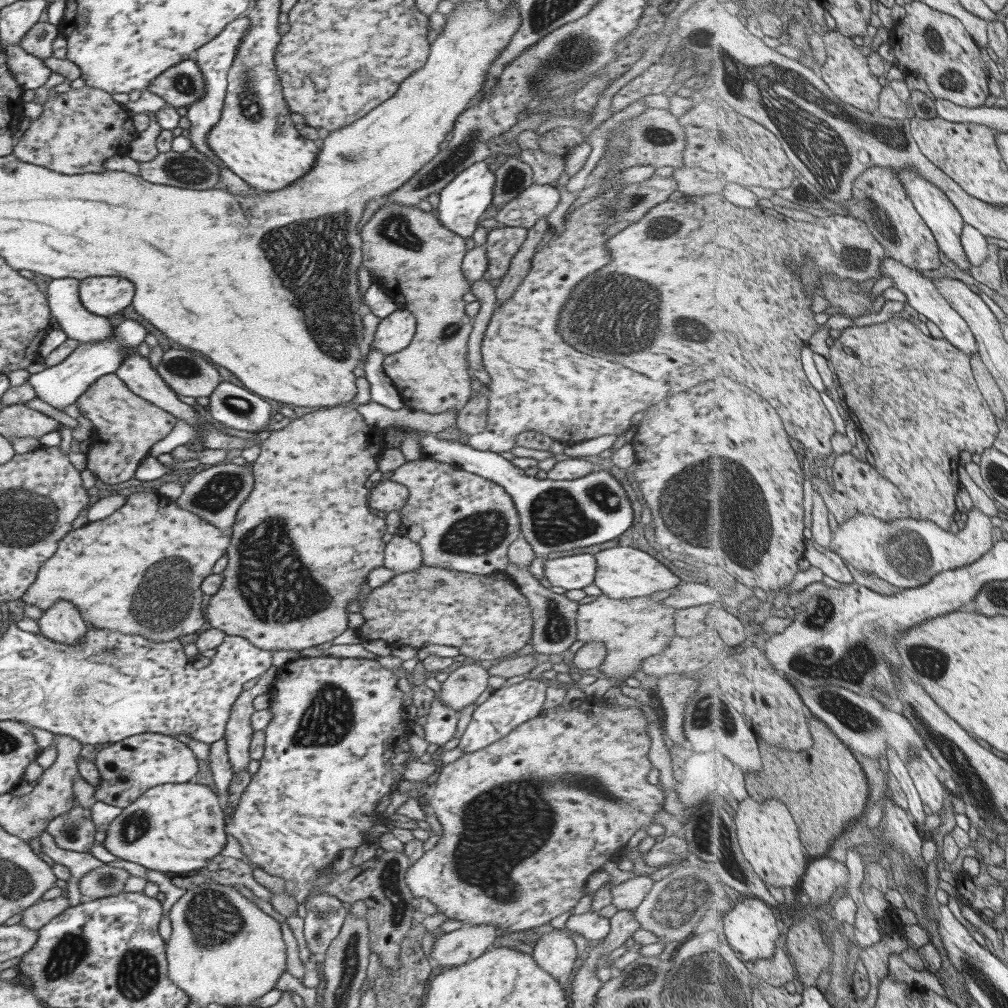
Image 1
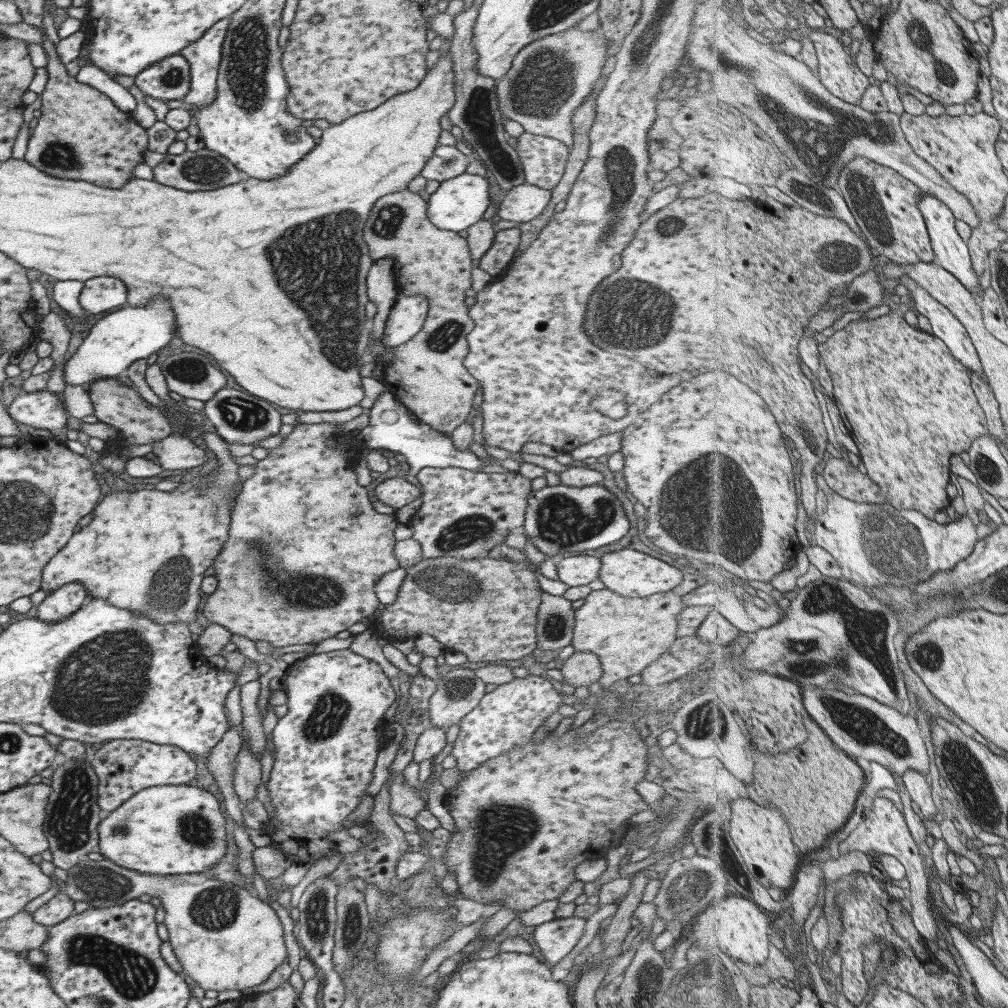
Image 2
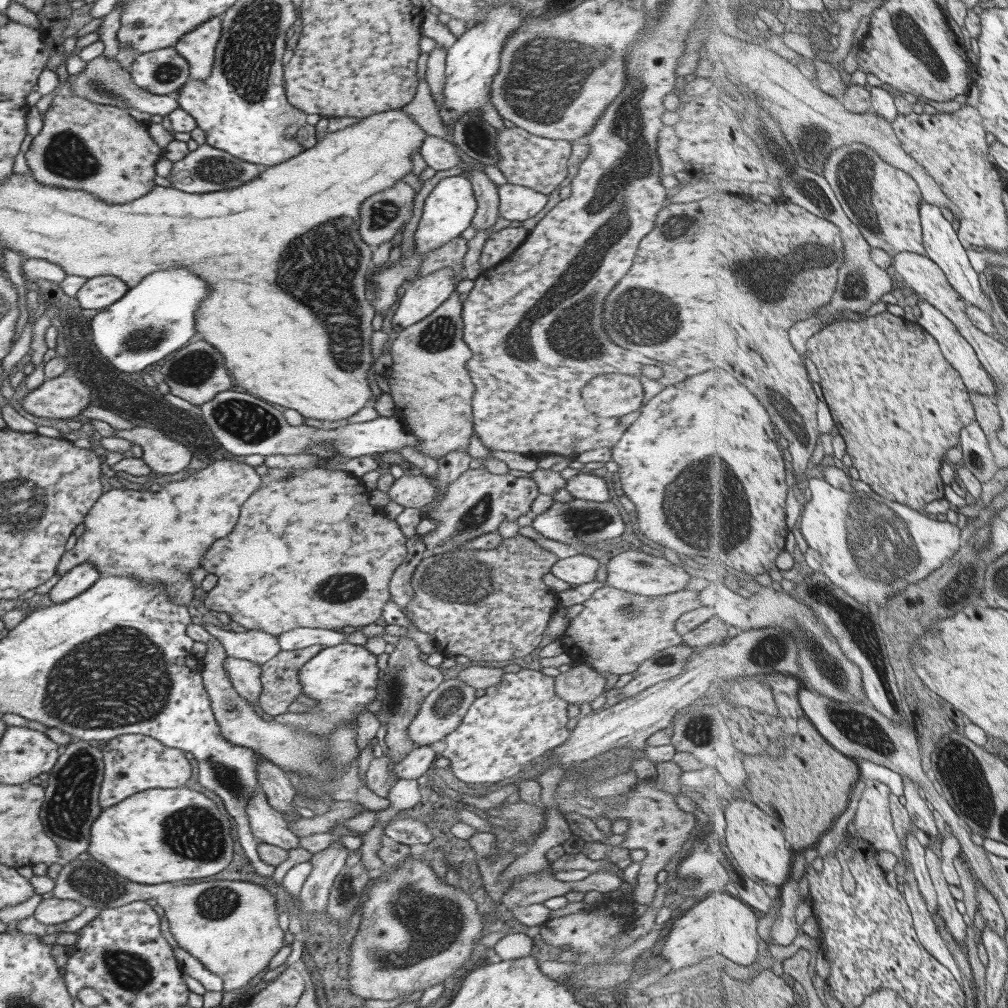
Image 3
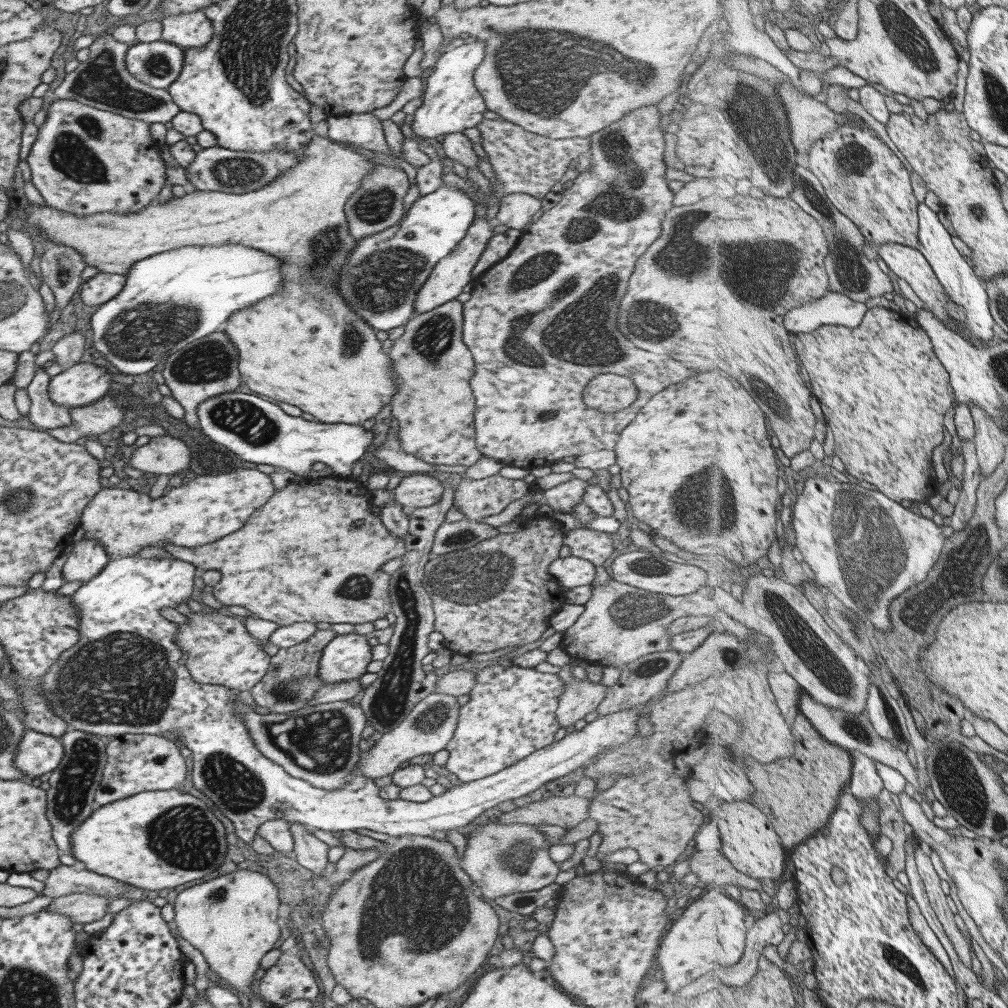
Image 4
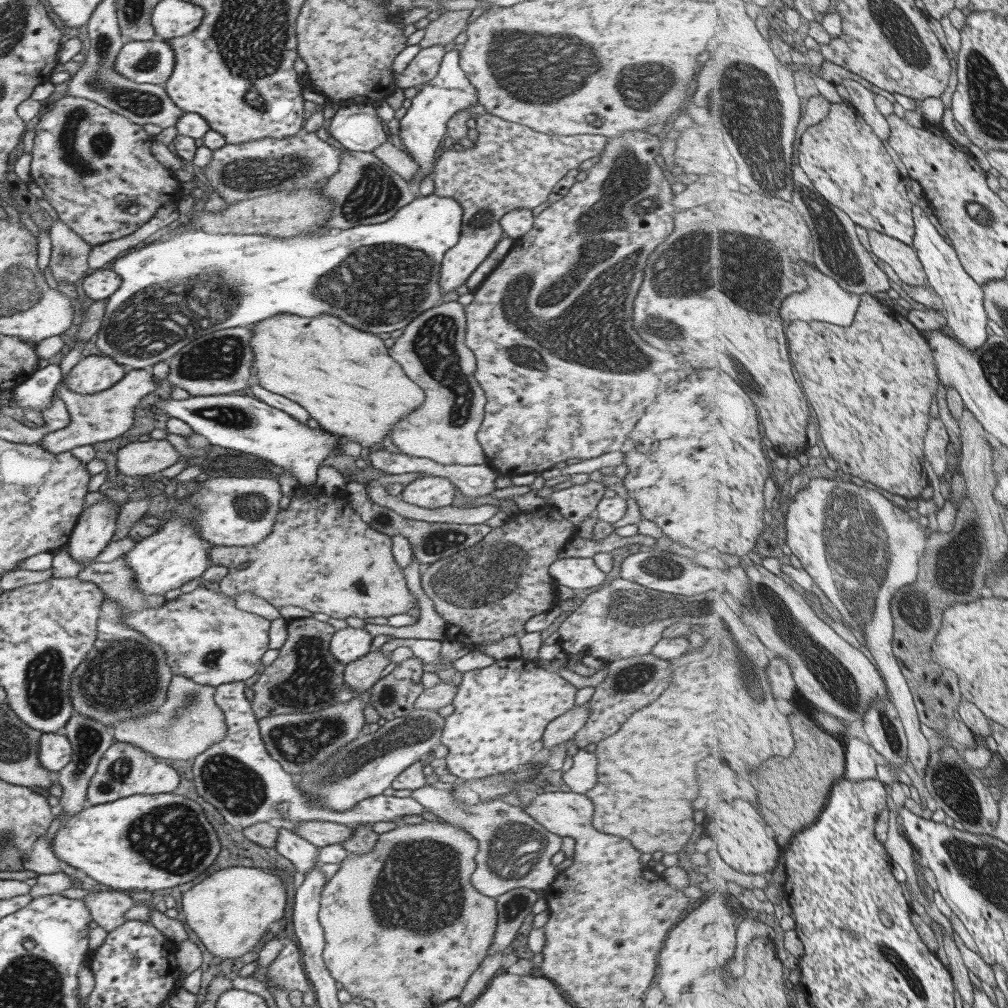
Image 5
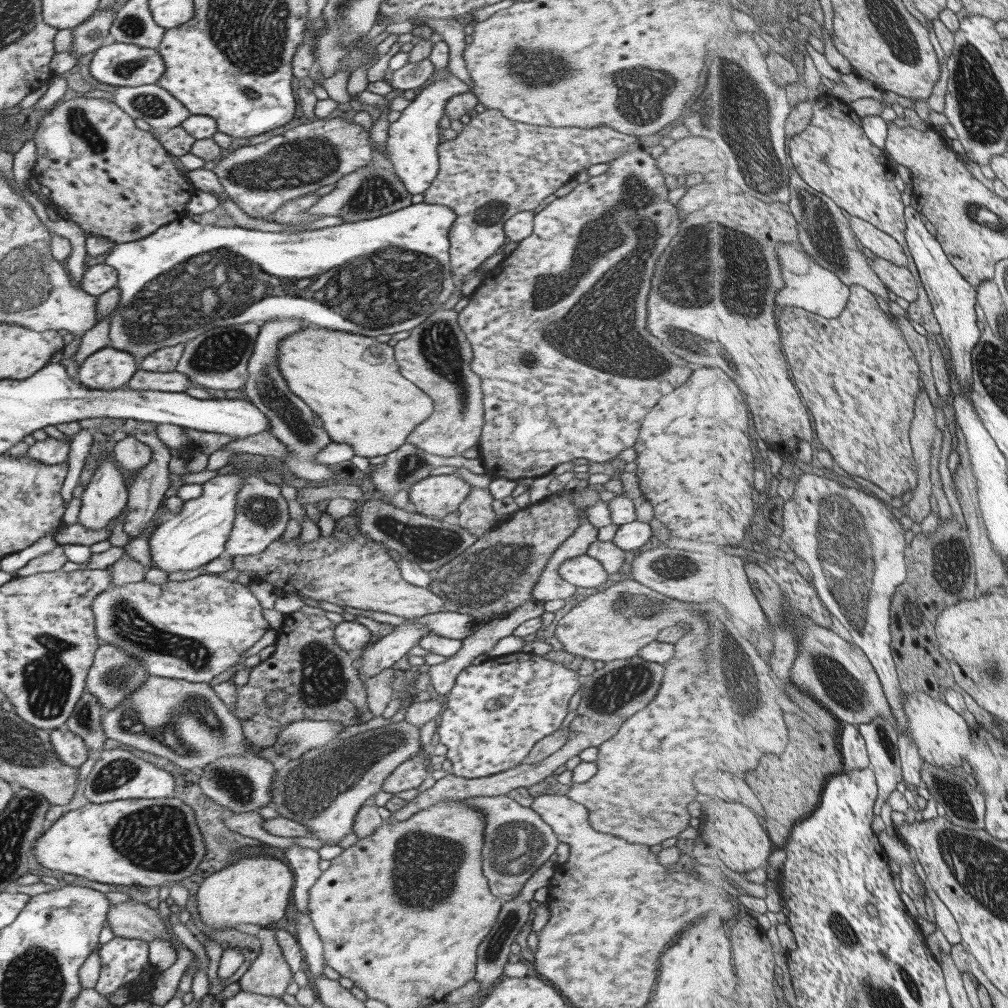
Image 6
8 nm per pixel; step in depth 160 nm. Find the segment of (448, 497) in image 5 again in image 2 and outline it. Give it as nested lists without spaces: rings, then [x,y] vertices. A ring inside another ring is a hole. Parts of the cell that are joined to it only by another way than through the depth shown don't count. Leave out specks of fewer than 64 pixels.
[[[402,476],[385,479],[373,489],[375,498],[391,508],[401,508],[419,496],[417,486],[406,481]]]

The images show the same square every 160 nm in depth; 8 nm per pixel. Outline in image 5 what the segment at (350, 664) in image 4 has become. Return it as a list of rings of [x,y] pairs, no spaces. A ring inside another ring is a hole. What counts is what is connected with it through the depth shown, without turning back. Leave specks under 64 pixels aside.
[[[345,627],[336,630],[330,638],[328,644],[331,656],[334,656],[338,662],[347,664],[357,660],[360,656],[370,651],[372,638],[361,628]]]

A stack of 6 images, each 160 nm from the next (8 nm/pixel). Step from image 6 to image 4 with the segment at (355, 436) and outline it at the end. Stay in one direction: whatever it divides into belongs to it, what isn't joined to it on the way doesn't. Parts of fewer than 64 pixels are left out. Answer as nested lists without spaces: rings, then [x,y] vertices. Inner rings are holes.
[[[315,133],[310,142],[300,151],[300,159],[269,184],[243,194],[227,194],[217,191],[188,190],[181,197],[169,197],[164,203],[153,200],[135,214],[102,212],[78,217],[63,212],[51,205],[37,206],[28,203],[24,209],[26,224],[33,224],[54,244],[72,248],[82,256],[87,267],[95,267],[99,273],[127,274],[134,262],[139,262],[153,254],[167,252],[181,246],[223,246],[223,244],[243,244],[267,252],[283,262],[283,294],[271,294],[249,308],[237,310],[229,316],[221,332],[239,354],[238,371],[240,380],[255,394],[291,404],[325,424],[362,424],[375,418],[380,409],[390,404],[396,391],[394,372],[390,370],[390,360],[383,352],[376,332],[359,318],[339,296],[335,283],[339,279],[339,268],[355,240],[347,232],[347,220],[343,206],[360,186],[362,176],[374,170],[374,163],[365,154],[340,142],[319,137]],[[281,298],[291,304],[311,304],[311,306],[281,306]]]

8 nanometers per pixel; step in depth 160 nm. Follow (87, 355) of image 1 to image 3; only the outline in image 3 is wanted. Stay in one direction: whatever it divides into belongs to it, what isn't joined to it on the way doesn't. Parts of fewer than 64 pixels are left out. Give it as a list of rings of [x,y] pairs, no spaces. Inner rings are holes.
[[[169,268],[163,272],[153,272],[151,276],[143,278],[139,284],[127,289],[123,297],[100,310],[90,320],[91,340],[99,351],[99,354],[106,358],[117,370],[121,372],[133,372],[137,374],[145,366],[161,360],[163,356],[179,350],[189,339],[196,339],[195,328],[193,328],[193,310],[195,306],[205,298],[207,290],[205,284],[195,278],[185,268]]]

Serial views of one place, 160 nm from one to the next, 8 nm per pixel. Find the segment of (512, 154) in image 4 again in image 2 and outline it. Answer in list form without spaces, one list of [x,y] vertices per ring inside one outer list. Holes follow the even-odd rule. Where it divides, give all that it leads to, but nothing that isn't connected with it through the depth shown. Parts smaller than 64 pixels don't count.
[[[525,130],[516,140],[517,147],[515,147],[514,150],[519,157],[524,172],[524,182],[547,189],[548,191],[551,190],[559,182],[566,167],[568,146],[563,144],[560,140],[534,135]]]

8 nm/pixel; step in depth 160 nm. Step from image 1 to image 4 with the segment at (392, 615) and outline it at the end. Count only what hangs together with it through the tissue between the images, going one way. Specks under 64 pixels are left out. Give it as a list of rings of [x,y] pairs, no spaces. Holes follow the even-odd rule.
[[[534,516],[521,531],[497,533],[473,547],[431,557],[424,566],[422,587],[432,600],[432,630],[443,636],[442,646],[453,653],[469,656],[535,642],[547,630],[552,614],[565,603],[562,586],[548,573],[548,564],[558,557],[563,546],[563,533],[560,523],[553,518]]]

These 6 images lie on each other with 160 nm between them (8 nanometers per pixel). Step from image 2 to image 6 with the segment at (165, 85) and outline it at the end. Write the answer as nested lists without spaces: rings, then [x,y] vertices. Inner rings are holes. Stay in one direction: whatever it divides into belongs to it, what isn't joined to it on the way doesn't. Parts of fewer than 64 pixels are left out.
[[[108,41],[93,52],[89,61],[89,74],[103,84],[111,86],[141,86],[156,84],[157,79],[165,71],[164,62],[157,49],[141,48],[134,44],[123,44]]]

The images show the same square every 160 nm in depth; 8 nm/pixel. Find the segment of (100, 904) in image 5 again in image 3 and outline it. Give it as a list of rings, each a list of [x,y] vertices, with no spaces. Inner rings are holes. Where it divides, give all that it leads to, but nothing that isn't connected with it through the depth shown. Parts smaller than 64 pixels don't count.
[[[45,896],[32,915],[41,924],[59,924],[77,916],[84,908],[85,906],[81,906],[74,900]]]

